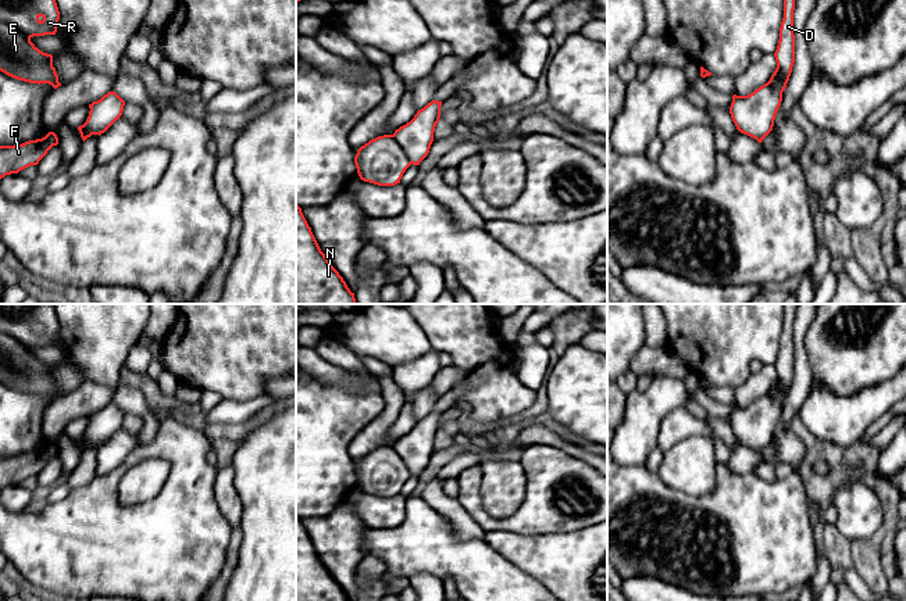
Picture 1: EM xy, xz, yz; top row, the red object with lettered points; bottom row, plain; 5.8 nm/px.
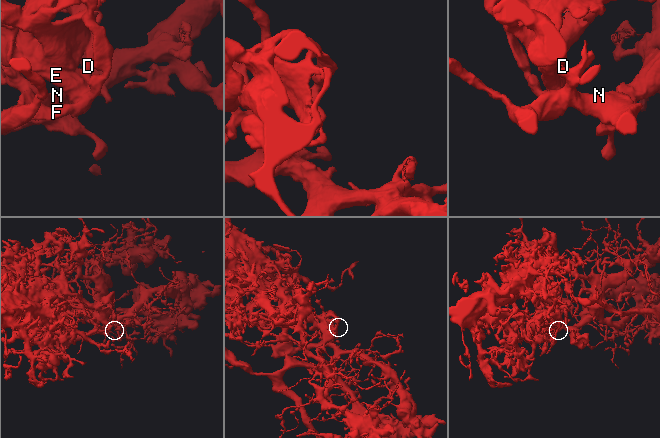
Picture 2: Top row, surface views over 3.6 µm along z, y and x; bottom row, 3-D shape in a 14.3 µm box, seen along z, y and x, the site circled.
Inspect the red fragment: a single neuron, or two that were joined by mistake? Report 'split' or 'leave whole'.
split

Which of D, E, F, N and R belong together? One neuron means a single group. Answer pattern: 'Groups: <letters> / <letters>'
Groups: D F N / E R

